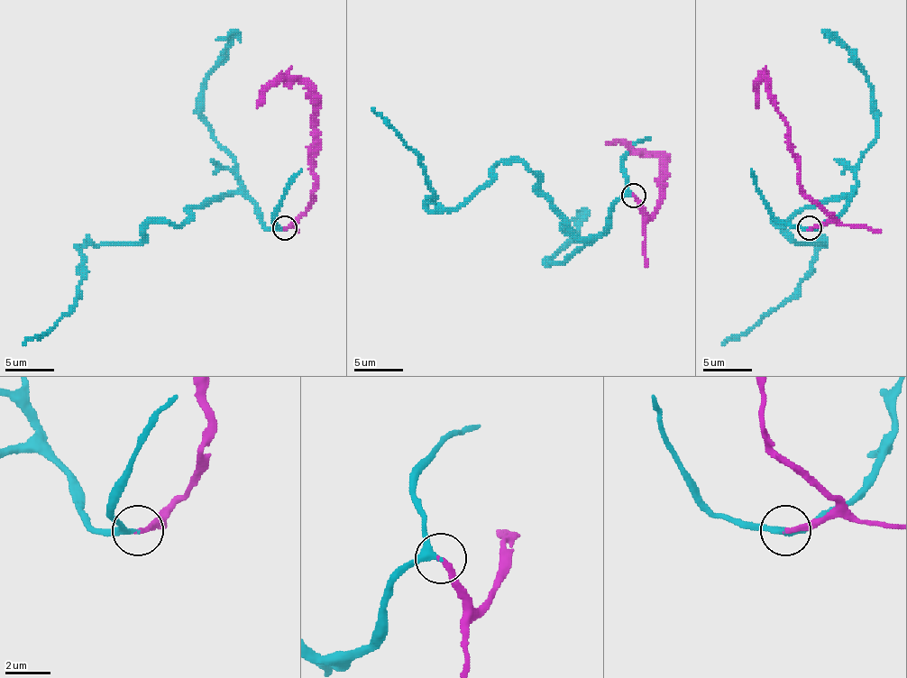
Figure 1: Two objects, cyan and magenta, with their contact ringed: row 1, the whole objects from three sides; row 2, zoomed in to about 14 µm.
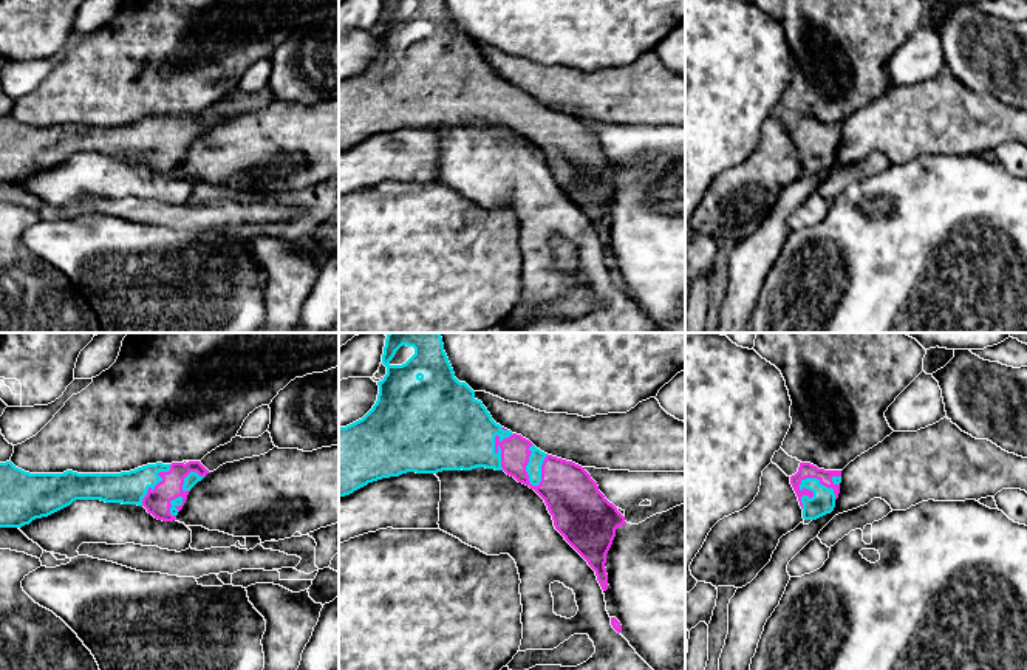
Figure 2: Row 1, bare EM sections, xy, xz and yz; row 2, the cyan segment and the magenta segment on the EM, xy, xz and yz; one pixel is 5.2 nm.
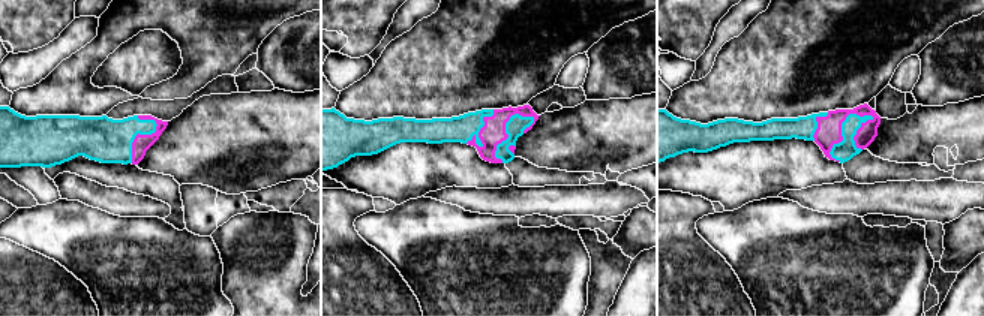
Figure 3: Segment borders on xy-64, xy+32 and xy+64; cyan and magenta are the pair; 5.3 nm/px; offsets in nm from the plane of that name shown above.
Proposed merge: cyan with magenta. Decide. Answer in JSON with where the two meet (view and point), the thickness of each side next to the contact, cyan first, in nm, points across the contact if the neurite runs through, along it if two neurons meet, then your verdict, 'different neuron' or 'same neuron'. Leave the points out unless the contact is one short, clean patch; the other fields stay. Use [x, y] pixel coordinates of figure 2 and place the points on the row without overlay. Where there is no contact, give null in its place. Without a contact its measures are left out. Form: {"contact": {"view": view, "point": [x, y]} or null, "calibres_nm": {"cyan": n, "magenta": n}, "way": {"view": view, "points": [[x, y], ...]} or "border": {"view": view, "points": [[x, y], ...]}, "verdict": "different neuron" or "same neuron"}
{"contact": {"view": "yz", "point": [822, 138]}, "calibres_nm": {"cyan": 130, "magenta": 80}, "verdict": "same neuron"}

